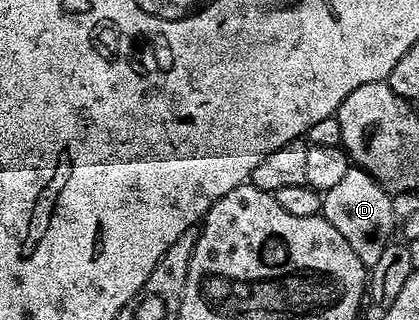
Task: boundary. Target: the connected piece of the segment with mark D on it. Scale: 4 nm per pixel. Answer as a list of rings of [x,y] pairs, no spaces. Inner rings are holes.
[[[352,166],[343,176],[342,182],[330,186],[330,190],[323,193],[323,198],[324,220],[330,222],[330,226],[334,226],[338,234],[342,234],[342,238],[346,238],[350,250],[358,254],[358,262],[362,262],[365,269],[370,270],[374,262],[378,262],[382,250],[393,243],[398,228],[398,219],[392,209],[392,196],[388,189],[383,188],[366,170]]]

